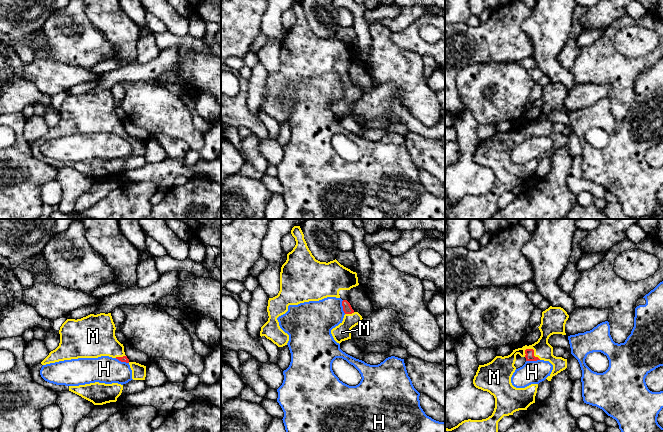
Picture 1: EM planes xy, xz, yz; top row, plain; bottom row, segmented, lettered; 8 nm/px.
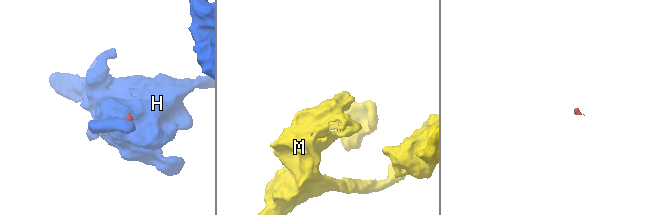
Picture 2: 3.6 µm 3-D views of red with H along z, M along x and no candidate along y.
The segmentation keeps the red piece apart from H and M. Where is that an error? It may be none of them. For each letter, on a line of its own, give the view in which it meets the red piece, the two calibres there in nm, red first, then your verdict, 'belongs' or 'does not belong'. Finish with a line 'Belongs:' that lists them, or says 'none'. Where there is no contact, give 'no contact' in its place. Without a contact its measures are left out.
H: contact in xz; calibres 70 and 300 nm; does not belong
M: contact in yz; calibres 70 and 150 nm; belongs
Belongs: M

